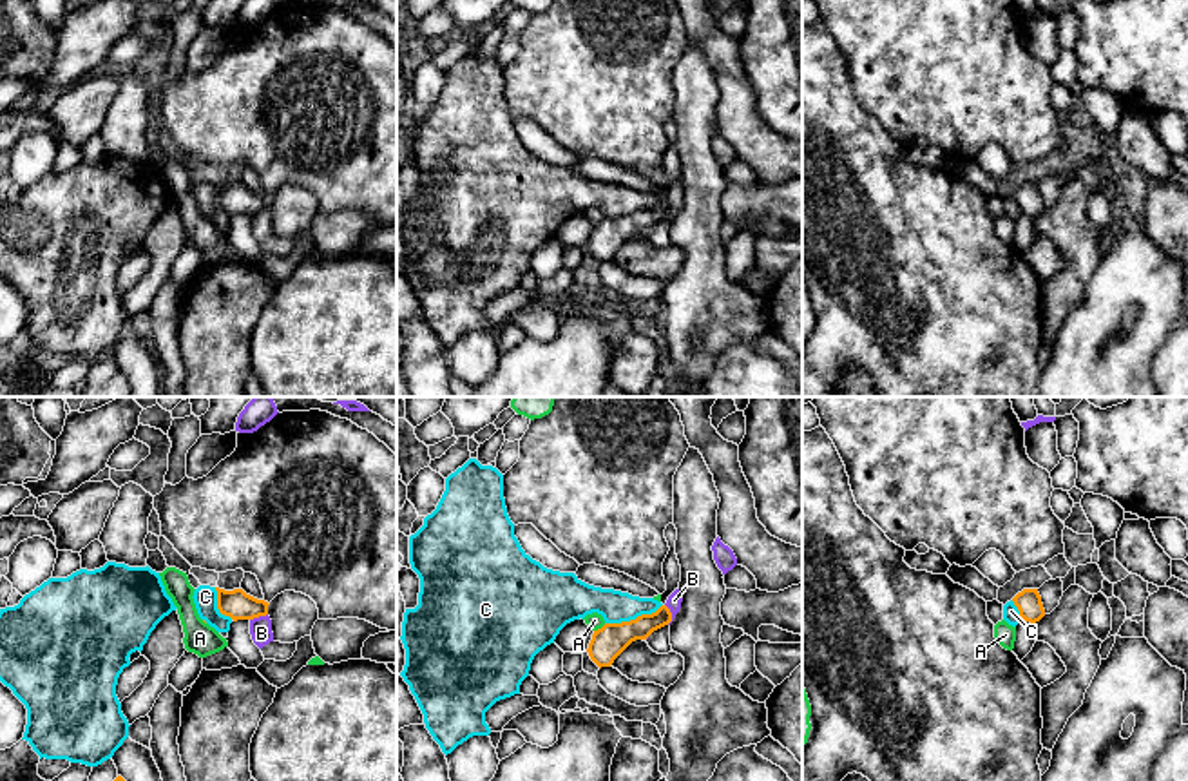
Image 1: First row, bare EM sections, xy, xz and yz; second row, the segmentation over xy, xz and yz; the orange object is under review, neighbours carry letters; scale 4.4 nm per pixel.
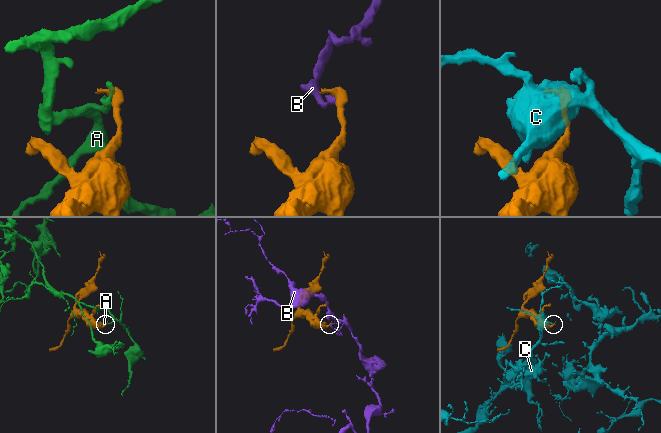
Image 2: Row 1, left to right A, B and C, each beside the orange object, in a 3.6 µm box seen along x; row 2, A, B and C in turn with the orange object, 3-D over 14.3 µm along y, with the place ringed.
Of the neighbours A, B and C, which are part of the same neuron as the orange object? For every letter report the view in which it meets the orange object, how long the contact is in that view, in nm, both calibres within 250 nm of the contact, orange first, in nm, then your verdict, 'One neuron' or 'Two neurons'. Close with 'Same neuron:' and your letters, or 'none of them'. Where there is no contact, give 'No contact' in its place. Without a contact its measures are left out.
A: Touches orange in xz. Shared border 70 nm. Thickness 150 nm (orange) against 70 nm. Two neurons
B: Touches orange in xz. Shared border 100 nm. Thickness 110 nm (orange) against 70 nm. Two neurons
C: Touches orange in xz. Shared border 280 nm. Thickness 150 nm (orange) against 140 nm. Two neurons
Same neuron: none of them

